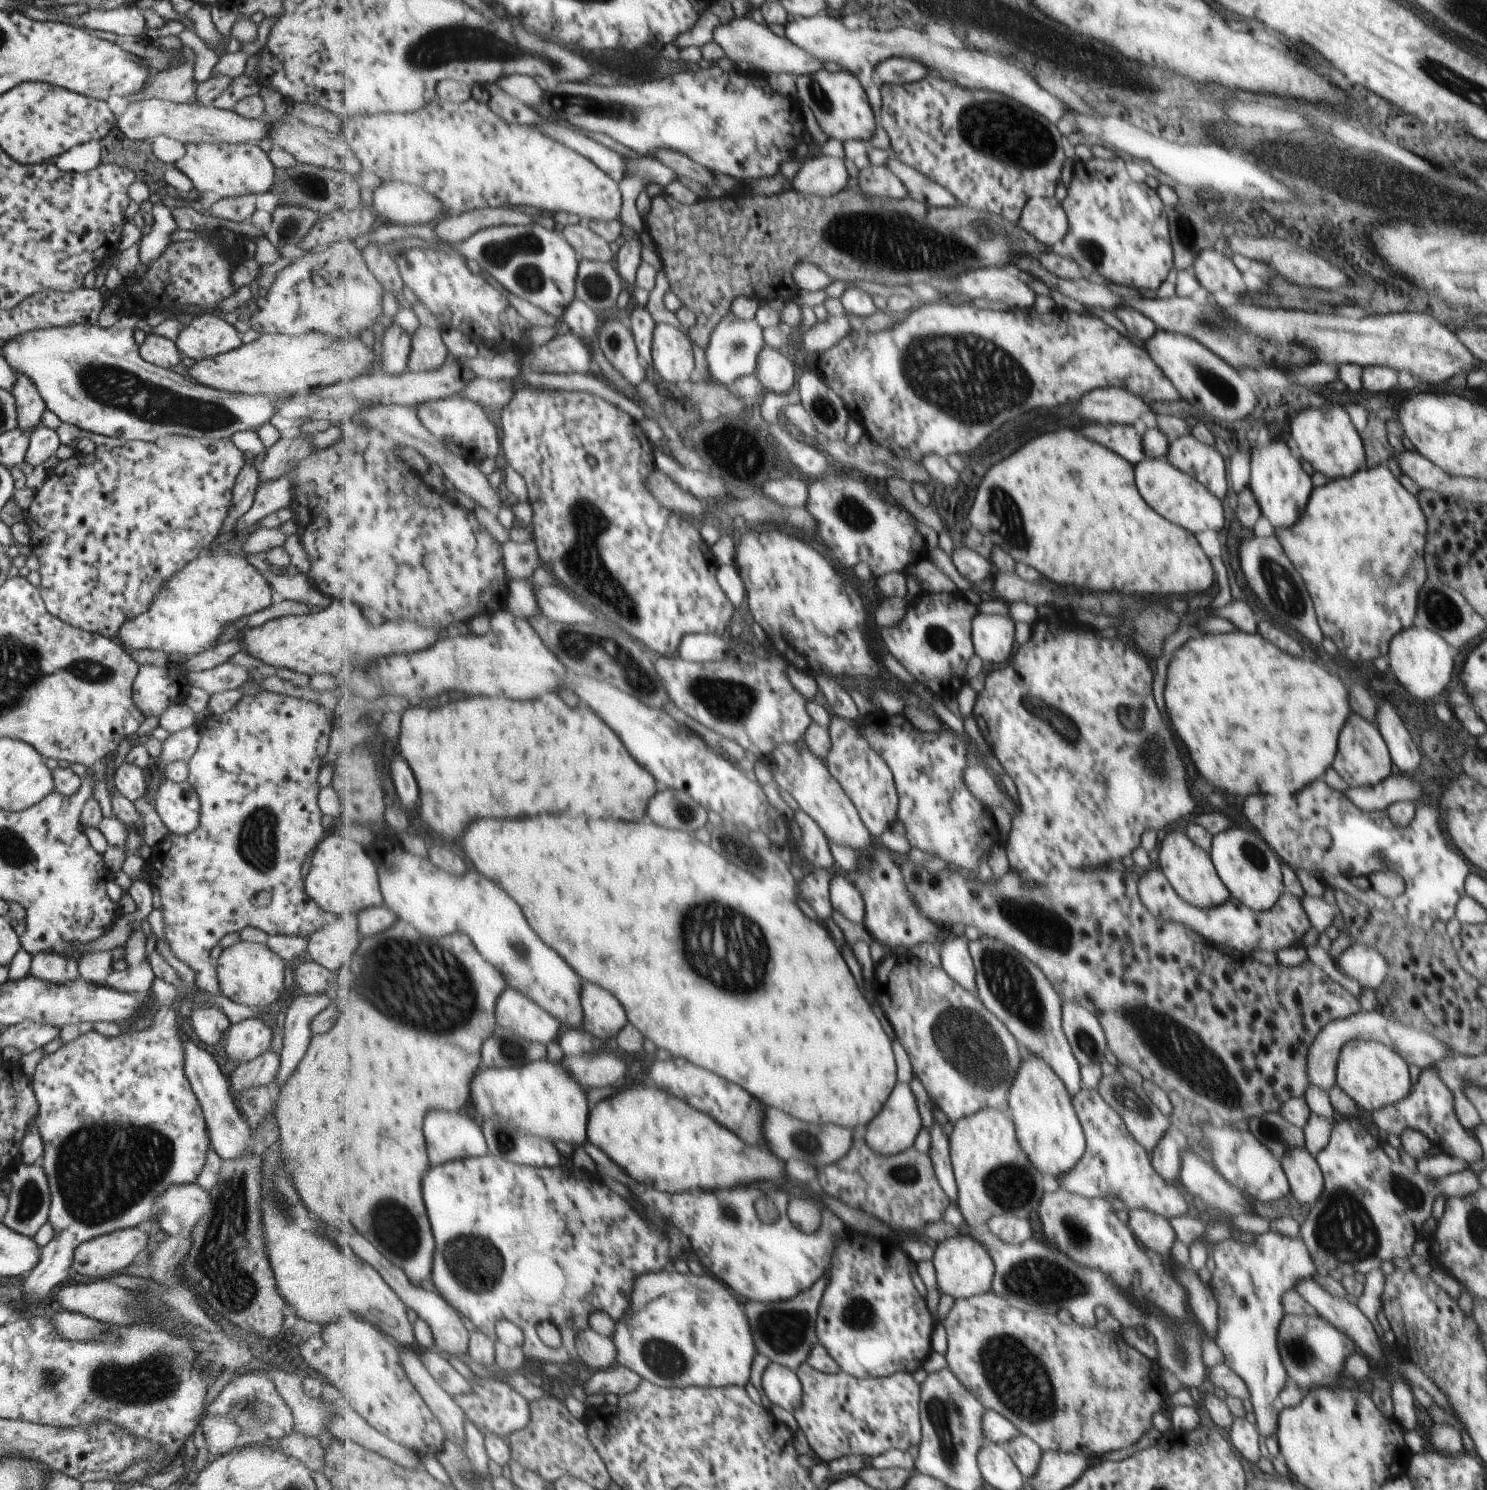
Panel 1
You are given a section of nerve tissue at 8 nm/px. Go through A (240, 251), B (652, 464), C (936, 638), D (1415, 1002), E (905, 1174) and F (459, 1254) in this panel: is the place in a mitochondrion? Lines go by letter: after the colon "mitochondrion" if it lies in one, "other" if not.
A: other
B: other
C: mitochondrion
D: other
E: mitochondrion
F: mitochondrion

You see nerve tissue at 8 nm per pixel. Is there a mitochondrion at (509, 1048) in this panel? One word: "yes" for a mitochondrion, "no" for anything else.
yes

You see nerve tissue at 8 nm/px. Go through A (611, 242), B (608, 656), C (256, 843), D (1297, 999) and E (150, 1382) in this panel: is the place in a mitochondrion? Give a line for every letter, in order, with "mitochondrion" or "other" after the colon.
A: other
B: mitochondrion
C: mitochondrion
D: other
E: mitochondrion

